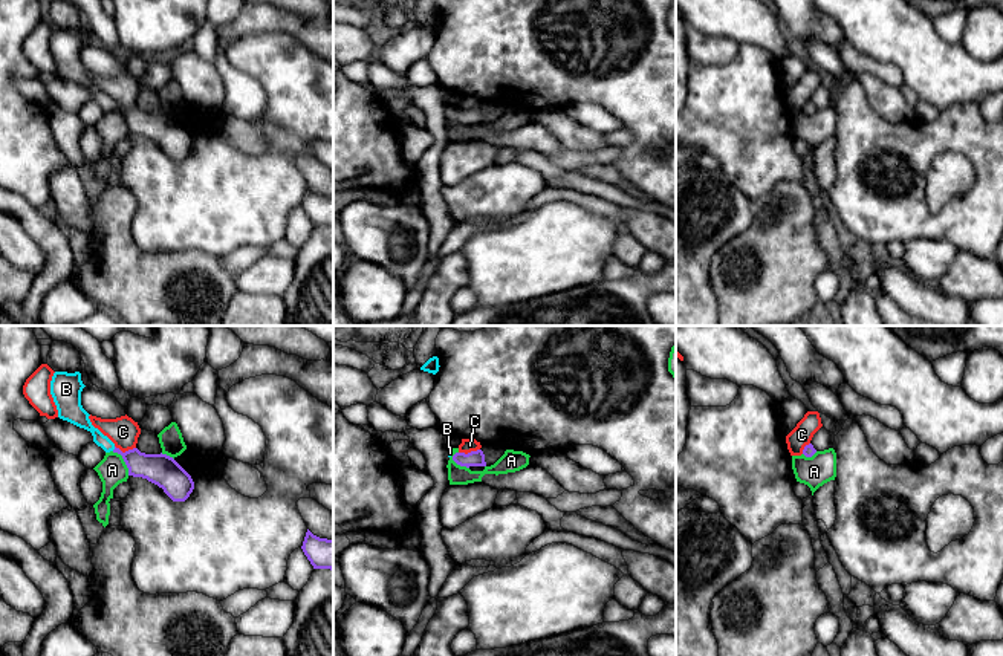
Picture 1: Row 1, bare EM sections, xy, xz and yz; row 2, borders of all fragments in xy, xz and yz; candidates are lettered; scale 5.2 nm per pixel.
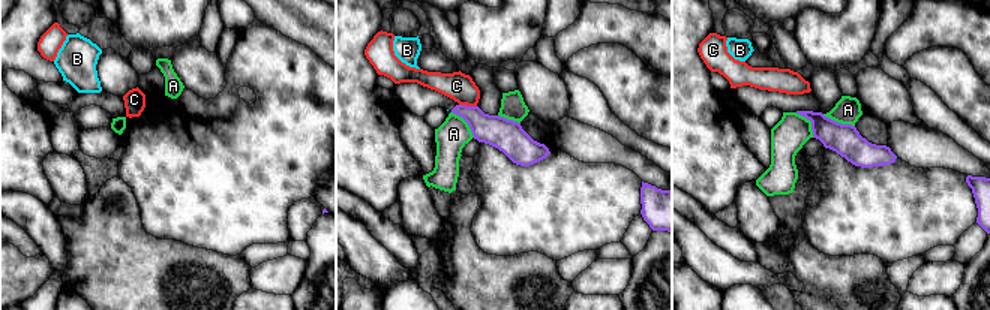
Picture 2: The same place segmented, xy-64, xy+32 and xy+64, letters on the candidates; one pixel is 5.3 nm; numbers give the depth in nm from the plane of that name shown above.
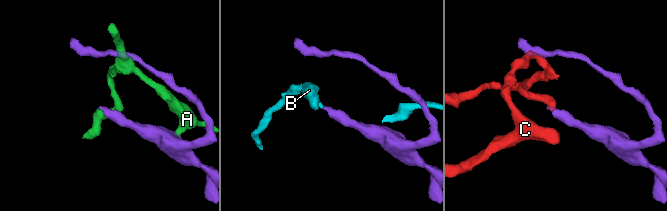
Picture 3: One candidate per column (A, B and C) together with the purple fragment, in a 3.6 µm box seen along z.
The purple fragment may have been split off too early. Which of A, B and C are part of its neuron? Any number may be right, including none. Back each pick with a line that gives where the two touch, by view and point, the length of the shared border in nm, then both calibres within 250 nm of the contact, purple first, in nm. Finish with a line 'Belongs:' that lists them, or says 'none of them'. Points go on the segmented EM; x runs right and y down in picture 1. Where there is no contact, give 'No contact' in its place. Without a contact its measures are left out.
B: Touches purple at xy (115, 448). Shared border 30 nm. Thickness 160 nm (purple) against 90 nm
Belongs: B

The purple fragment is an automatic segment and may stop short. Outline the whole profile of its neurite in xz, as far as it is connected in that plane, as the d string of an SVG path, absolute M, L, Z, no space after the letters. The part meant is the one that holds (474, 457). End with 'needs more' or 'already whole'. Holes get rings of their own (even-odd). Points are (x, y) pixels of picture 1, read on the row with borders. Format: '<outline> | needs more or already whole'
M477 450L477 451L471 451L468 454L465 453L456 453L453 456L453 460L460 465L460 466L486 466L486 462L485 462L485 454L482 450Z | already whole

